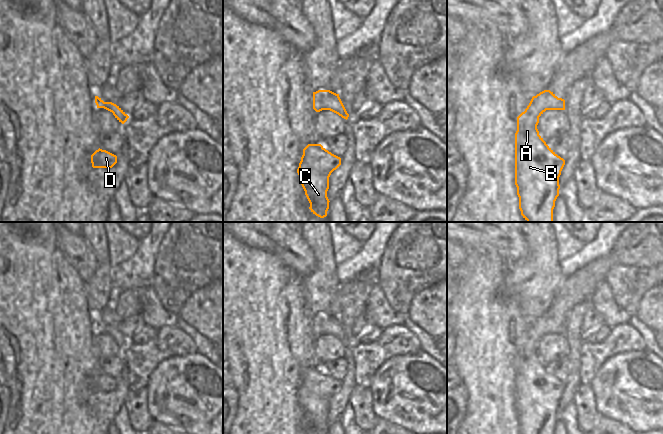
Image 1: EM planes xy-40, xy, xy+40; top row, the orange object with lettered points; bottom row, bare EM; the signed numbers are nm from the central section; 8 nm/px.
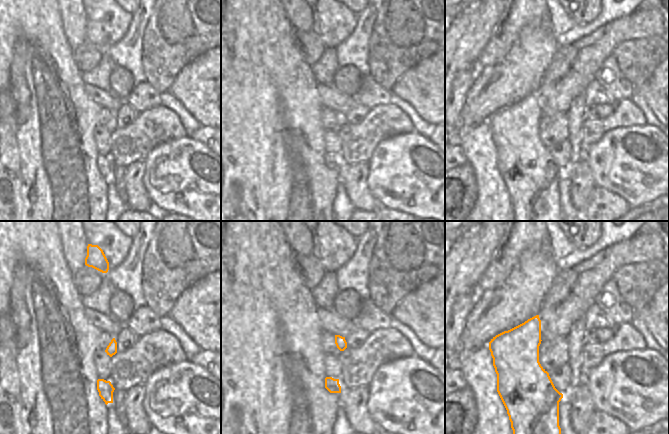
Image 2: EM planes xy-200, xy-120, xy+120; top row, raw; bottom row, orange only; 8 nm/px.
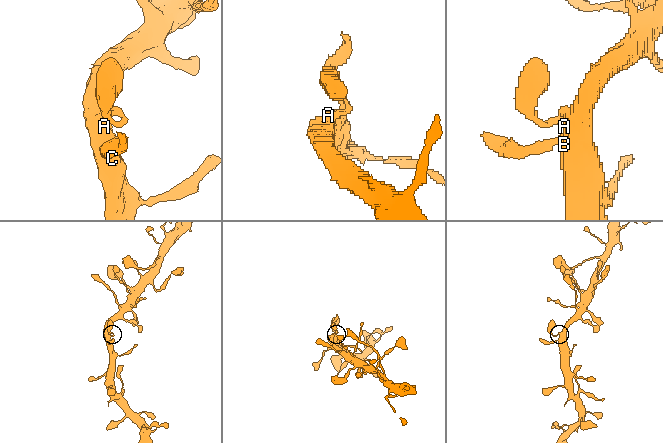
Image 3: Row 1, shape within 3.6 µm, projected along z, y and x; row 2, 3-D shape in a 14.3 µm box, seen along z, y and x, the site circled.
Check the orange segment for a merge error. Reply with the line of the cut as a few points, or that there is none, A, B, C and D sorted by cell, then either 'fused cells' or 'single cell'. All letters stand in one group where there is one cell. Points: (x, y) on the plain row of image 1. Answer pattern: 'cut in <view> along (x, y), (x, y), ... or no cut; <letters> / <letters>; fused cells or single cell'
no cut; A B C D; single cell

